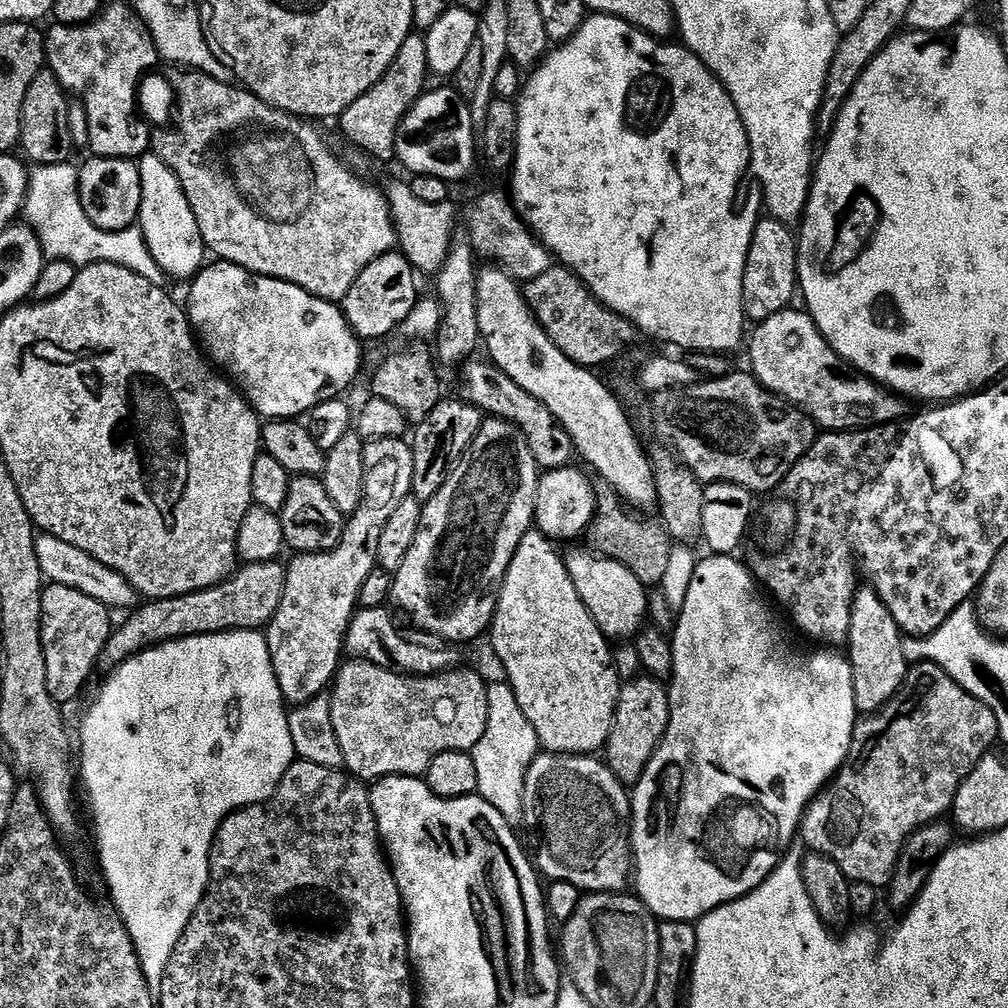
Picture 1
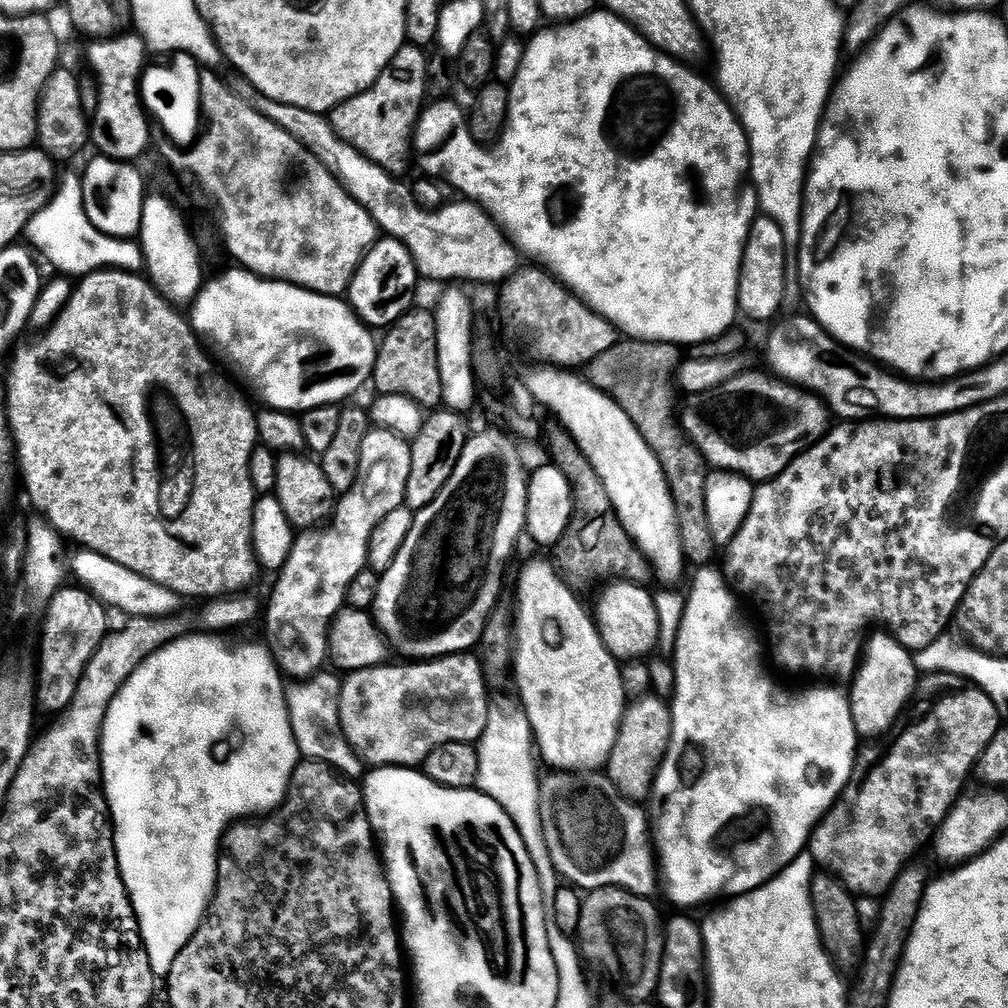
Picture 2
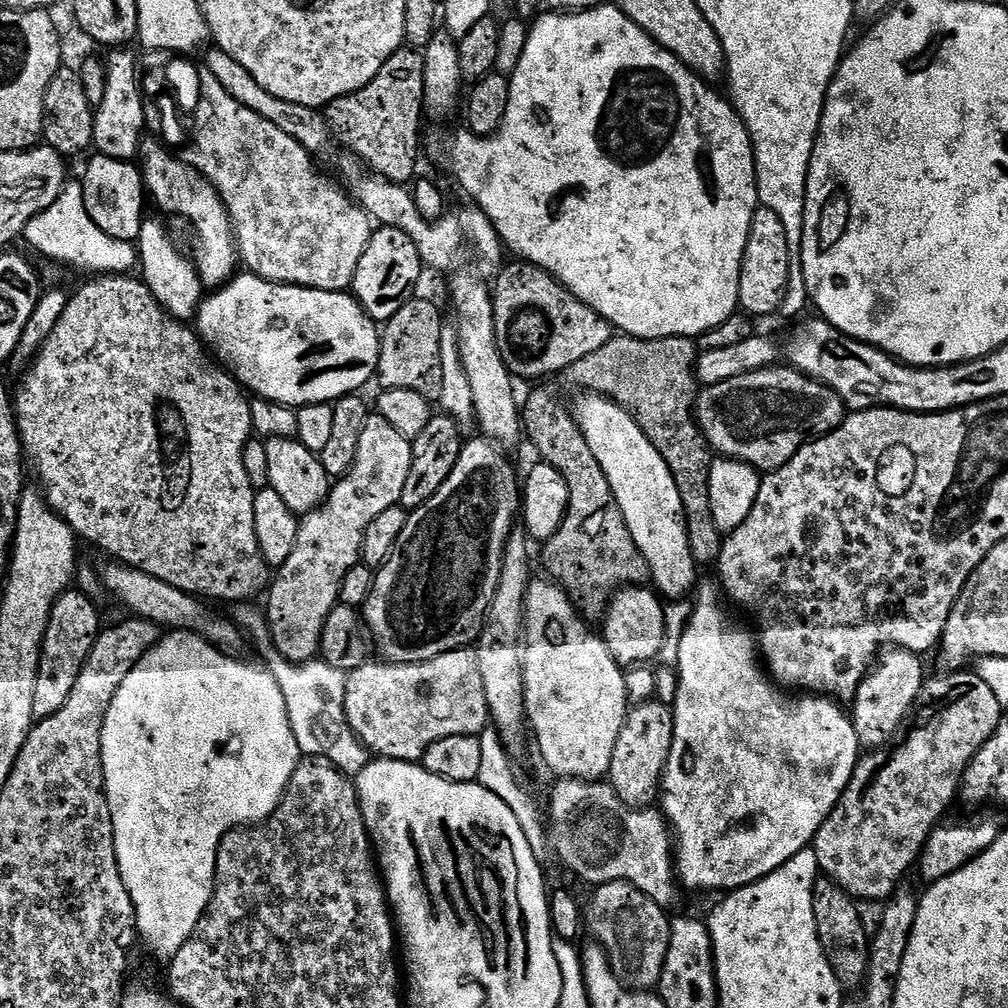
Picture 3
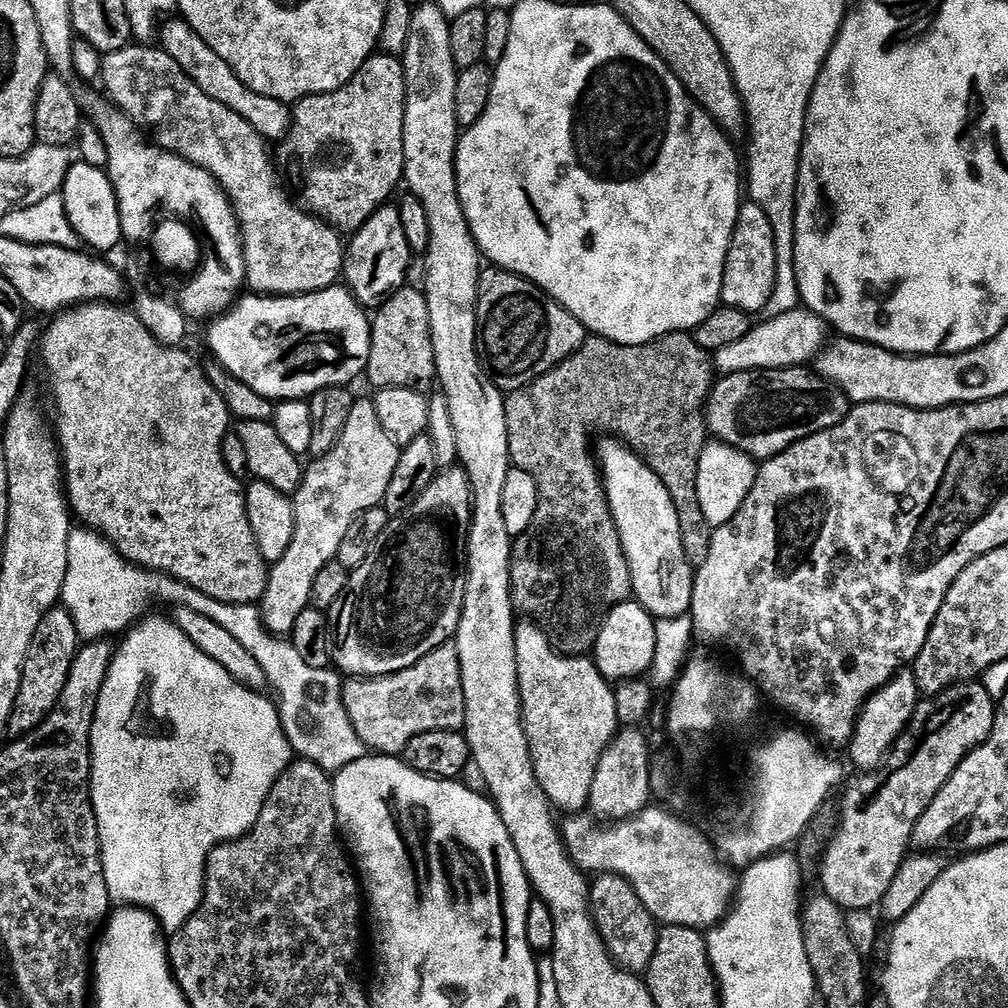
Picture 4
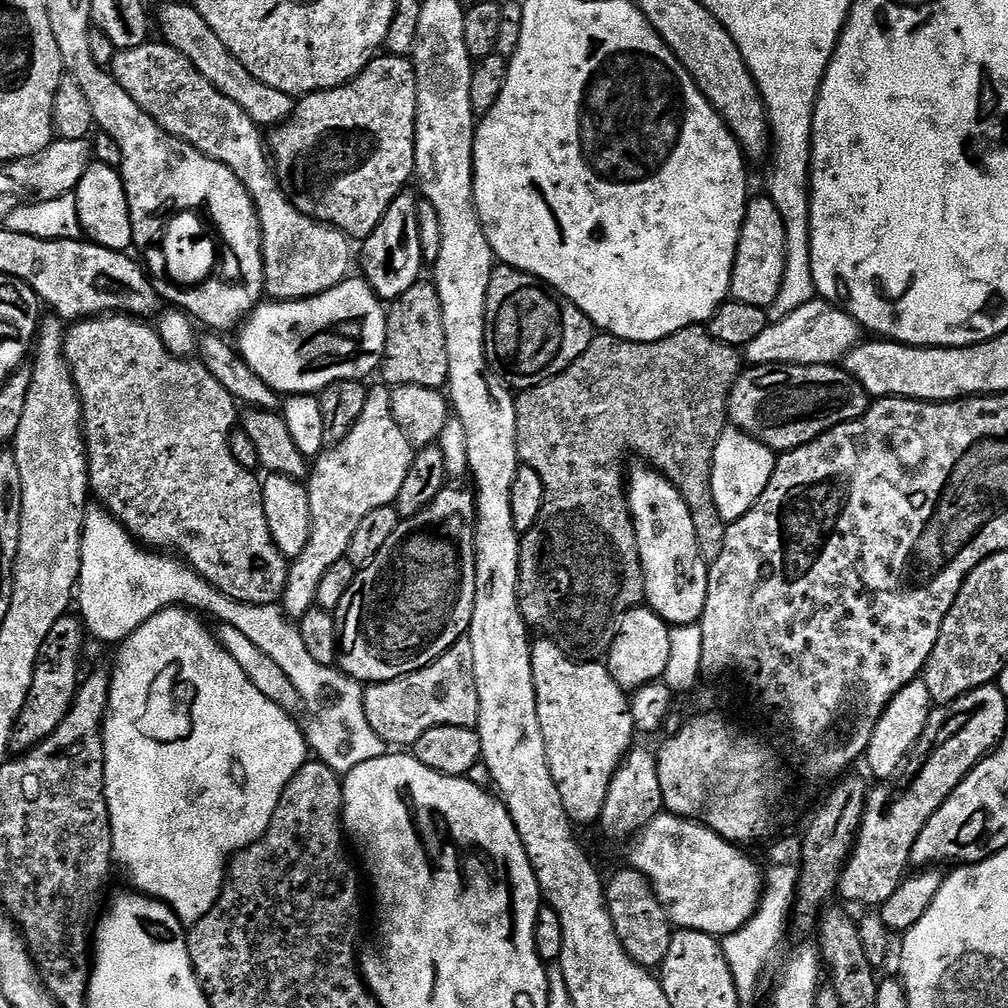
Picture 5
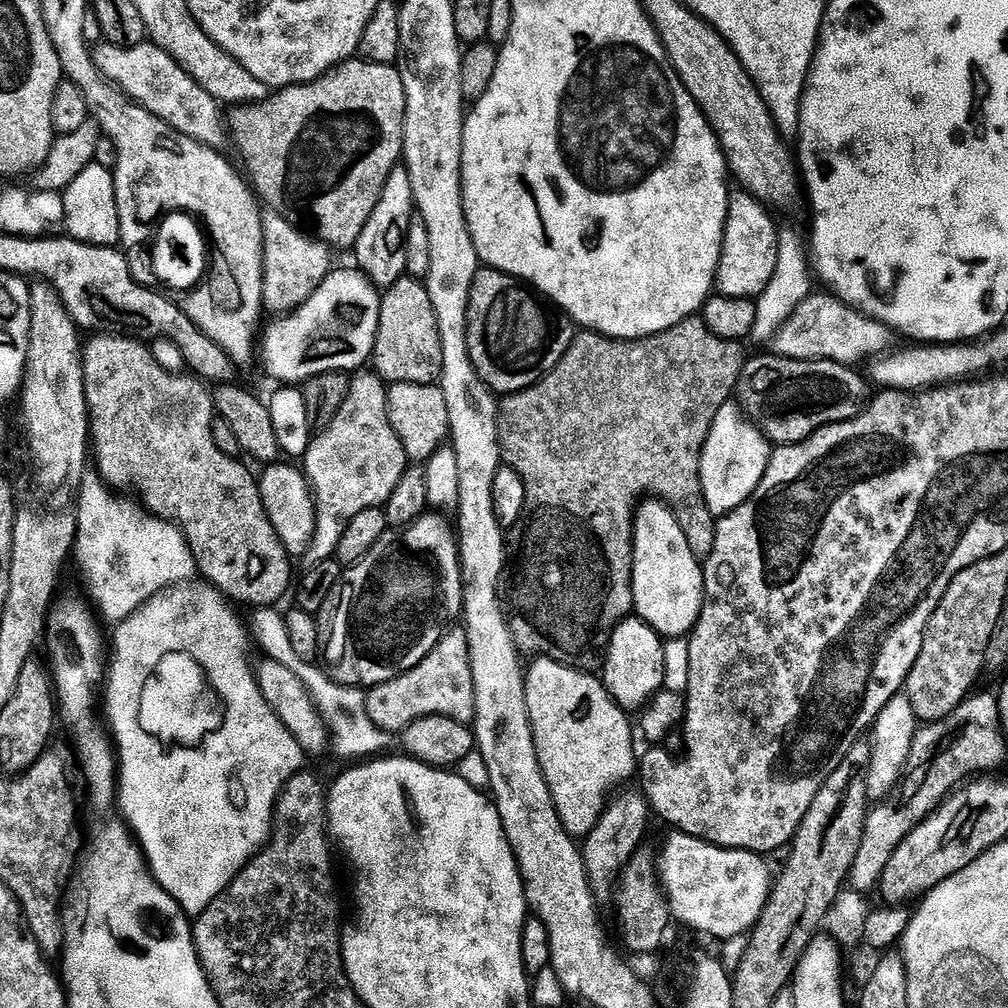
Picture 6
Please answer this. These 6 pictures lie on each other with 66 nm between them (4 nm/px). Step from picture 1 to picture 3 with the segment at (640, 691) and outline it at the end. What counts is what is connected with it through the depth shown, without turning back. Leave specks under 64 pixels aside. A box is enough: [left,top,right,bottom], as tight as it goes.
[608,700,673,808]

